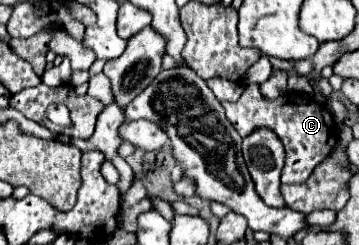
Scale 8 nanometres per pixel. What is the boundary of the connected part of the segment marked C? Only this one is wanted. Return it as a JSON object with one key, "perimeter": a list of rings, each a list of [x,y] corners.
{"perimeter":[[[248,84],[238,102],[222,102],[222,106],[226,118],[238,130],[240,136],[248,136],[256,128],[270,128],[282,140],[286,150],[286,164],[282,170],[284,184],[300,184],[308,180],[312,170],[332,152],[338,142],[338,128],[326,106],[316,104],[314,100],[308,100],[296,92],[286,92],[276,100],[266,100],[260,94],[258,84]]]}

